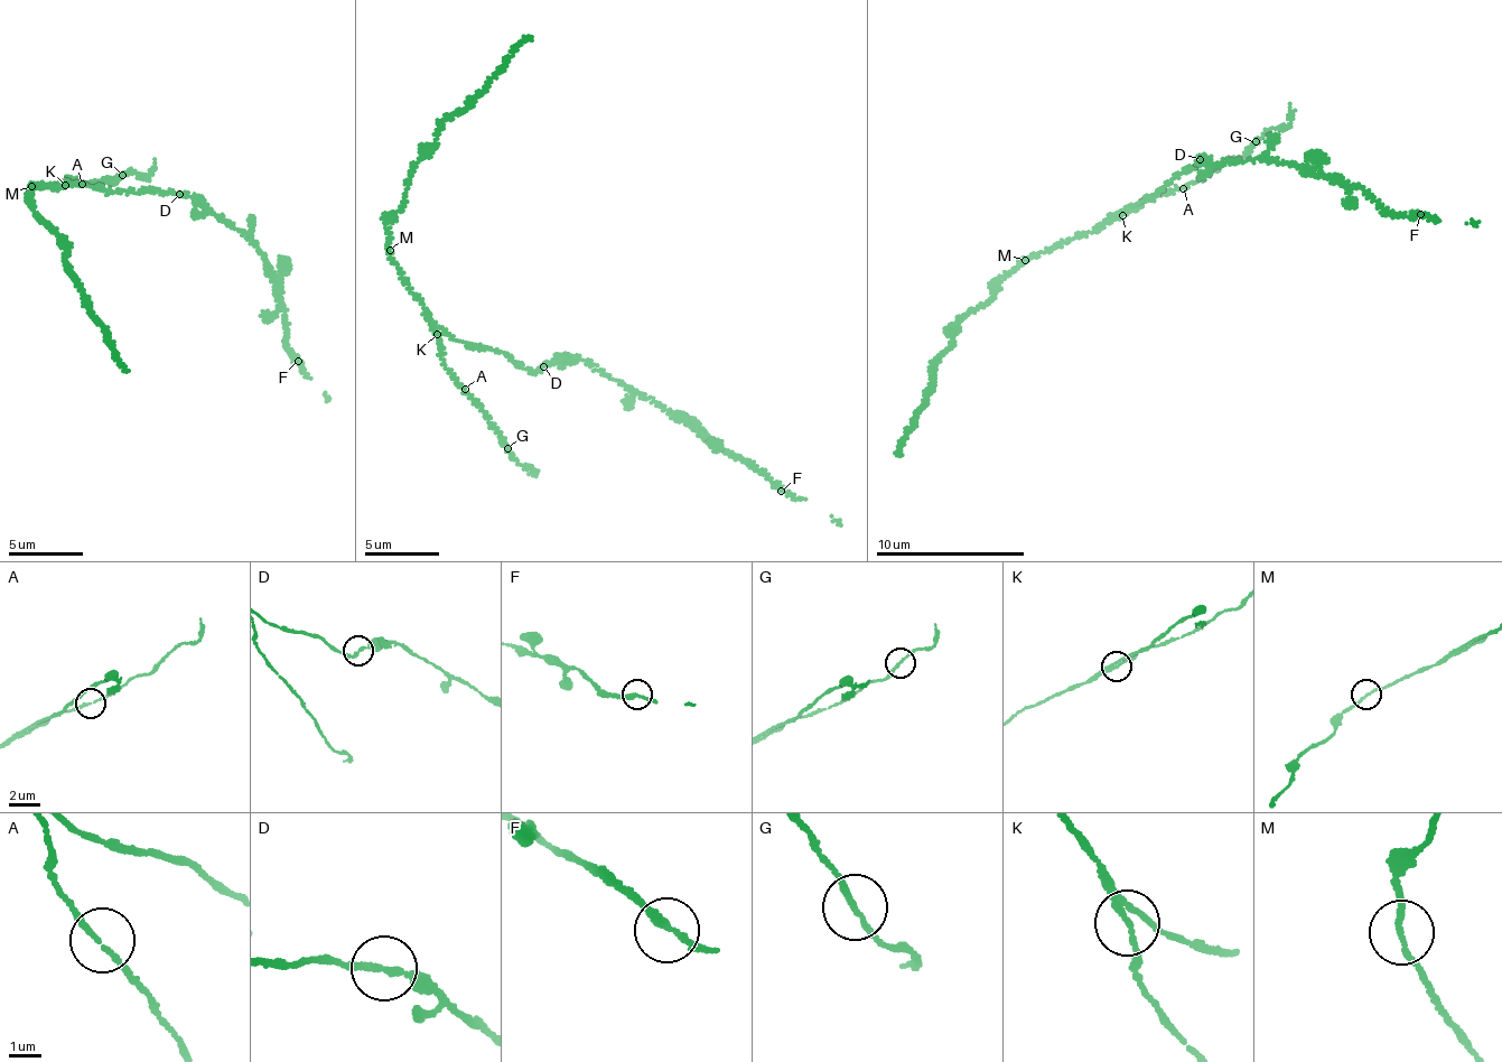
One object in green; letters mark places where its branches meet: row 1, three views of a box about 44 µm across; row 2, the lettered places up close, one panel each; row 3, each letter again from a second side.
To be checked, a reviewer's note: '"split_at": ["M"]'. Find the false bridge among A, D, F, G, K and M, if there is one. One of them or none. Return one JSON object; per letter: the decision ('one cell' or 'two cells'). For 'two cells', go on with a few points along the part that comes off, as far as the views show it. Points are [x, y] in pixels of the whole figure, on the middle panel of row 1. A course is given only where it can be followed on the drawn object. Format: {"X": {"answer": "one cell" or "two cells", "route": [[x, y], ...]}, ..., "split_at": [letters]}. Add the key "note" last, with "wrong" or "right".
{"A": {"answer": "one cell"}, "D": {"answer": "one cell"}, "F": {"answer": "one cell"}, "G": {"answer": "one cell"}, "K": {"answer": "one cell"}, "M": {"answer": "two cells", "route": [[390, 249], [393, 221], [422, 152], [438, 143], [446, 120], [470, 105], [514, 49], [532, 37]]}, "split_at": ["M"], "note": "right"}

